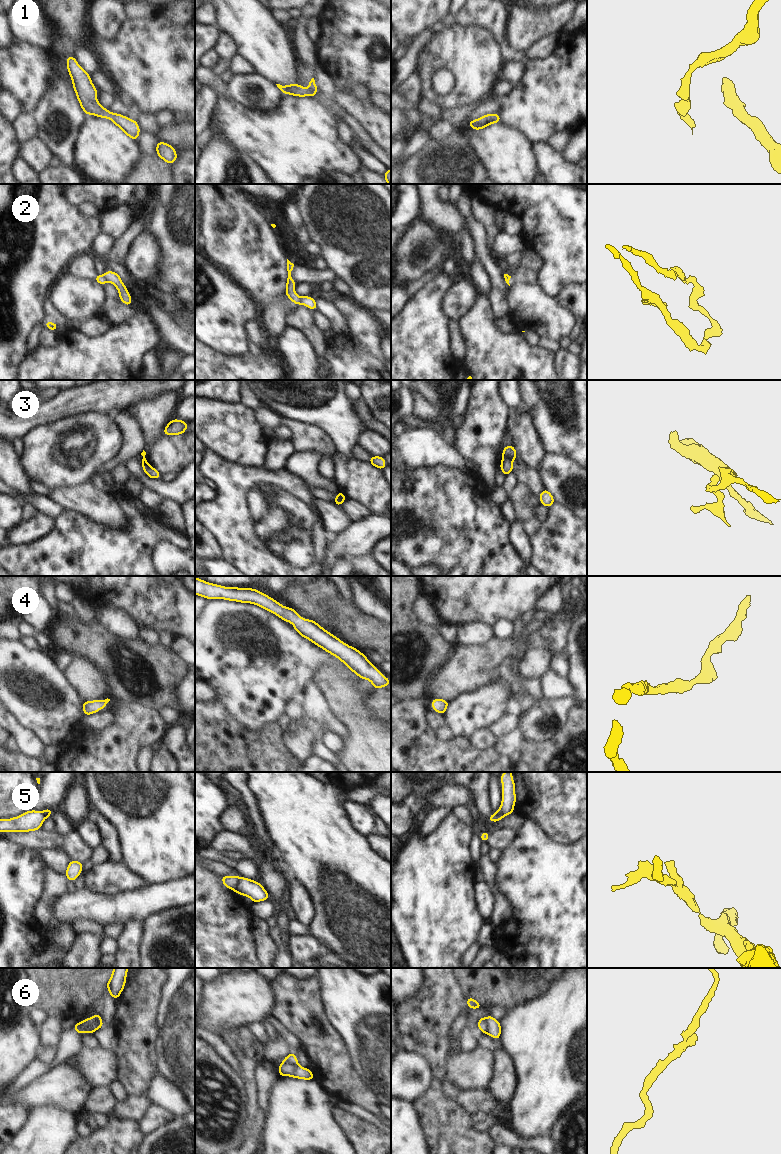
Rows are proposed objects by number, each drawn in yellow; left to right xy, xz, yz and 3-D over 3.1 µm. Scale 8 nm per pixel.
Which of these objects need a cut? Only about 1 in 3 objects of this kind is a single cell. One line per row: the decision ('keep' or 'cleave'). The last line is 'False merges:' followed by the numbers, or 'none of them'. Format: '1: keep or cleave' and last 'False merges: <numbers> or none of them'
1: keep
2: cleave
3: cleave
4: keep
5: cleave
6: cleave
False merges: 2, 3, 5, 6

